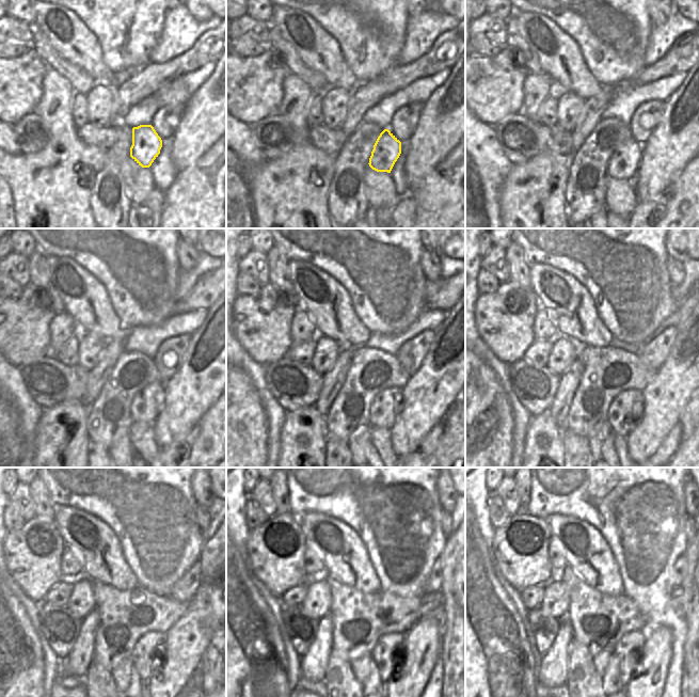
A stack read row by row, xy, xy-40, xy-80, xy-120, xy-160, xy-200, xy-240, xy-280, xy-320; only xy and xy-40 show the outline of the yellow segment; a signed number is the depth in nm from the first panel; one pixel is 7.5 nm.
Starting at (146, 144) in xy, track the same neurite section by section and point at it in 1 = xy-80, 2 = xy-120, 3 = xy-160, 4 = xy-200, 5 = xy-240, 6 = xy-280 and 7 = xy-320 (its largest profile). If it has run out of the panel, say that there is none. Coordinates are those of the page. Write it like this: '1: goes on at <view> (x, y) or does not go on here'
1: goes on at xy-80 (623, 163)
2: goes on at xy-120 (146, 404)
3: goes on at xy-160 (387, 402)
4: goes on at xy-200 (622, 413)
5: goes on at xy-240 (145, 653)
6: goes on at xy-280 (385, 654)
7: goes on at xy-320 (628, 650)

